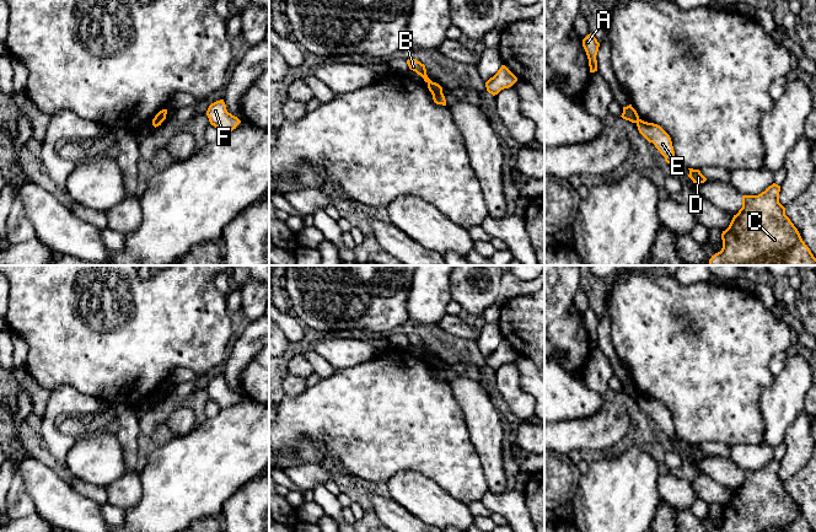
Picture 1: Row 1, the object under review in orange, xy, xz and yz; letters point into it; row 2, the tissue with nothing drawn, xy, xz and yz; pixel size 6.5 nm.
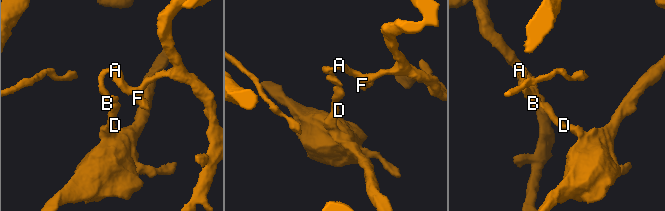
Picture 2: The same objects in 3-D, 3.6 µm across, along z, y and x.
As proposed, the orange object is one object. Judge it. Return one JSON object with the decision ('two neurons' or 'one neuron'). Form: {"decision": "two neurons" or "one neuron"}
{"decision": "two neurons"}

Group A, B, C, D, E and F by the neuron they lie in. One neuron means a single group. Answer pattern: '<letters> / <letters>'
A B F / C D E

